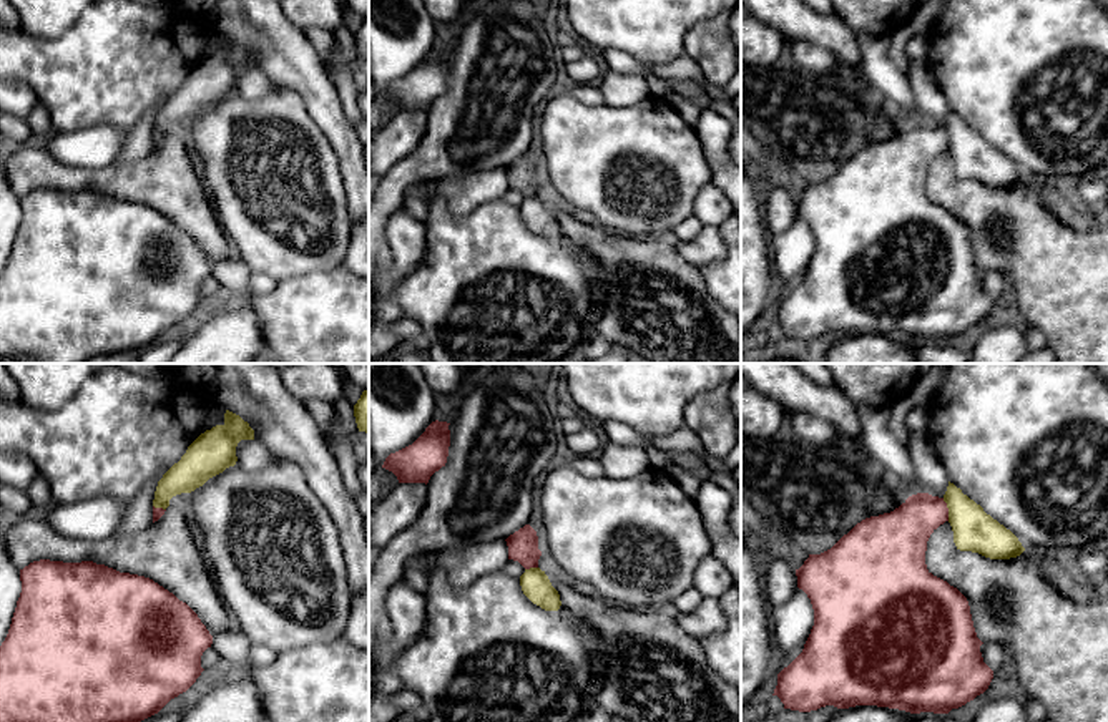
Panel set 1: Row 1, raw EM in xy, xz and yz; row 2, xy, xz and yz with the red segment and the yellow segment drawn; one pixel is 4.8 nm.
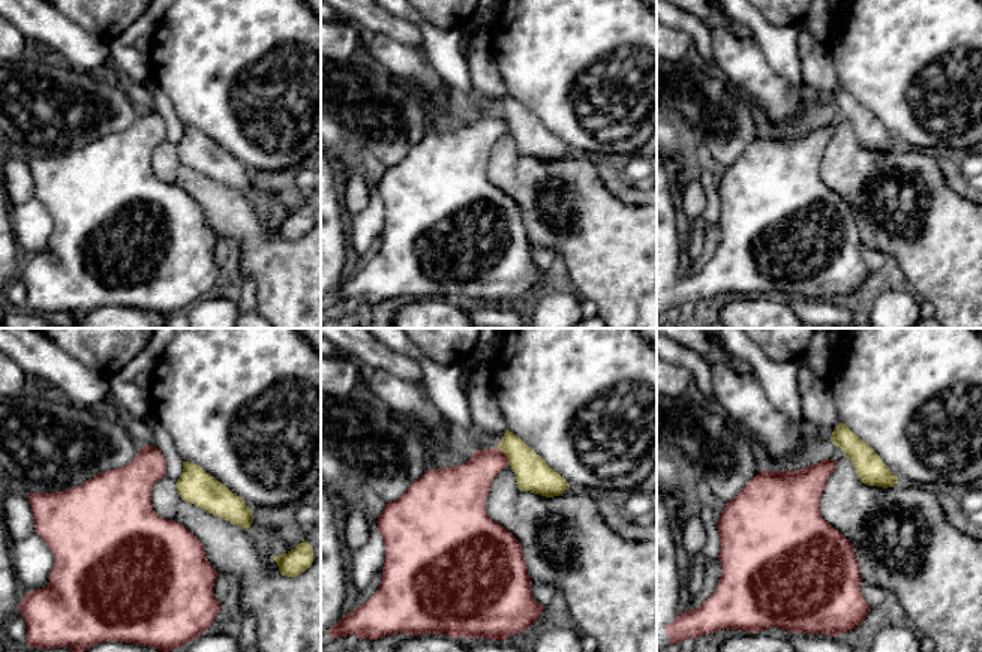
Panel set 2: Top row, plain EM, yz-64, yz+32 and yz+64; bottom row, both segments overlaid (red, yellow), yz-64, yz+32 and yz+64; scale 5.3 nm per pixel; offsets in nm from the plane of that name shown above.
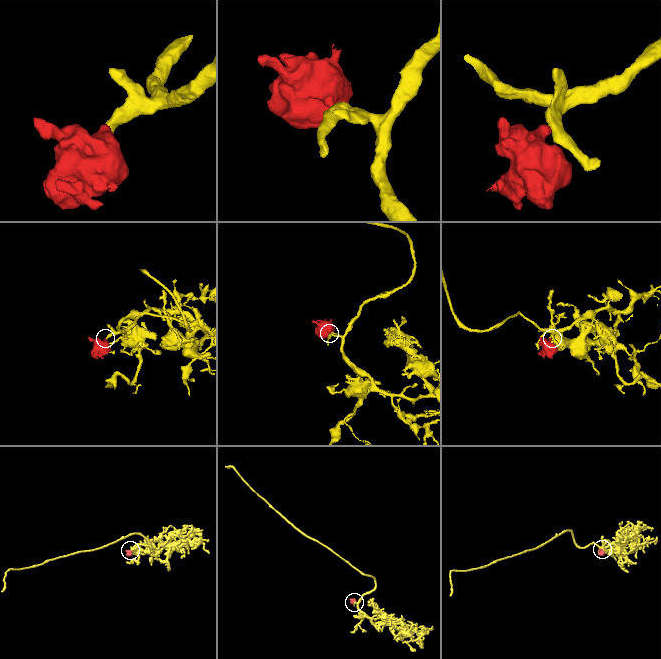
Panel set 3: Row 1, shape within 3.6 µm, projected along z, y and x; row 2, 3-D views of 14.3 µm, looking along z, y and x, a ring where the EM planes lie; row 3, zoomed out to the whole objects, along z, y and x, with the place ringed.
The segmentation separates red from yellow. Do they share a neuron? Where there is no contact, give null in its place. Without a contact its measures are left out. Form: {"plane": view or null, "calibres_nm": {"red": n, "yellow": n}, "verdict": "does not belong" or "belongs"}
{"plane": "yz", "calibres_nm": {"red": 240, "yellow": 200}, "verdict": "does not belong"}

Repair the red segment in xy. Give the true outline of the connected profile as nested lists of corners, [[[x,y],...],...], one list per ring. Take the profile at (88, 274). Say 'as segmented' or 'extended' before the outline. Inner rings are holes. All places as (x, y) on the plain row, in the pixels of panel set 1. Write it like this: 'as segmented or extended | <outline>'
as segmented | [[[40,188],[20,198],[22,221],[5,269],[0,274],[0,362],[20,363],[83,363],[85,360],[116,352],[138,352],[158,342],[171,327],[186,320],[204,299],[203,281],[211,276],[213,264],[198,242],[173,221],[150,206],[120,201],[93,189],[63,191]]]

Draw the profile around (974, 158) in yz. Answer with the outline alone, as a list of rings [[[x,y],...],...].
[[[950,110],[944,129],[949,136],[949,151],[957,178],[978,181],[990,188],[1010,188],[1025,179],[1010,158],[987,143]]]

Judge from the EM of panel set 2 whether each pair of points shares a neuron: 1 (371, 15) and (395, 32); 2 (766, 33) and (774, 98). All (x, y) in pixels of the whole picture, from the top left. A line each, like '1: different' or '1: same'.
1: same
2: different

